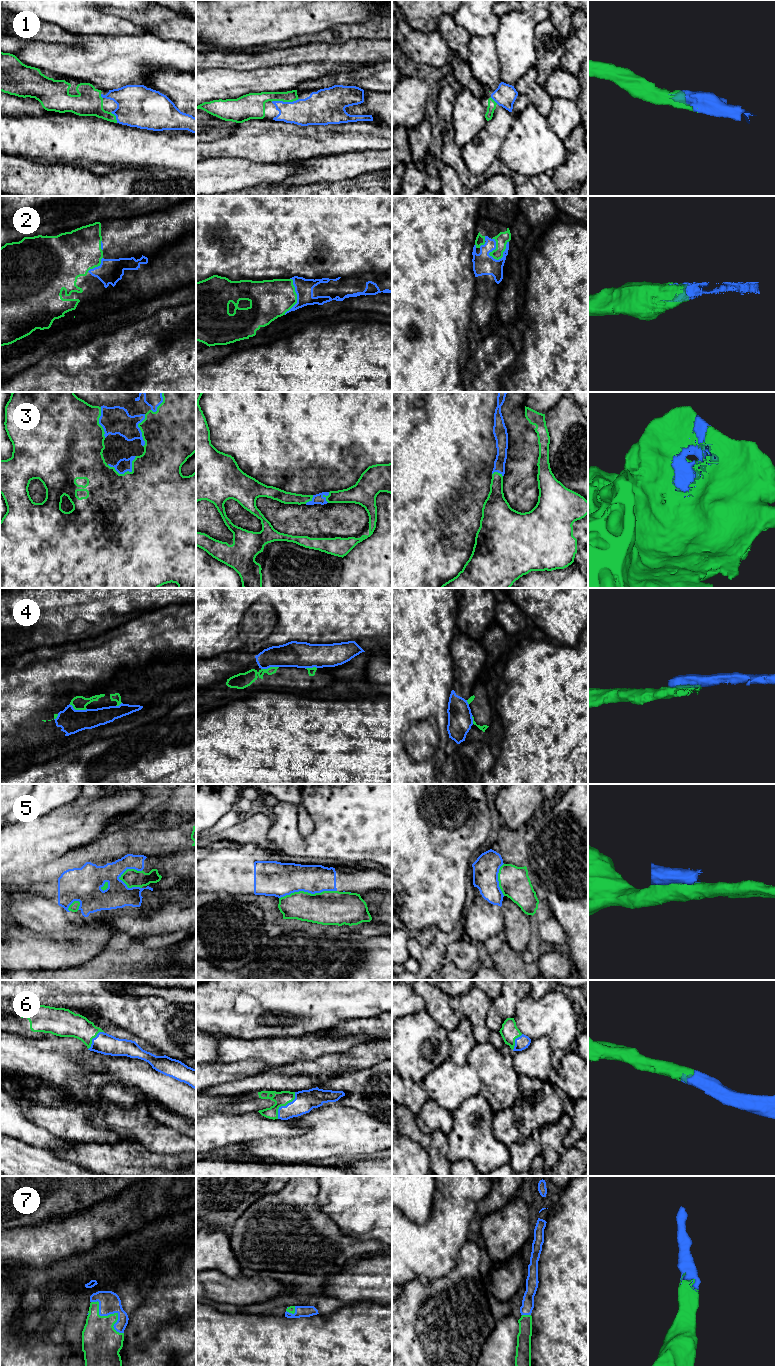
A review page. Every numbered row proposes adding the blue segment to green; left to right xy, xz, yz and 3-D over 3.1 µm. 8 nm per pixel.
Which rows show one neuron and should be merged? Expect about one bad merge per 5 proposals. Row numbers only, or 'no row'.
1, 2, 3, 6, 7

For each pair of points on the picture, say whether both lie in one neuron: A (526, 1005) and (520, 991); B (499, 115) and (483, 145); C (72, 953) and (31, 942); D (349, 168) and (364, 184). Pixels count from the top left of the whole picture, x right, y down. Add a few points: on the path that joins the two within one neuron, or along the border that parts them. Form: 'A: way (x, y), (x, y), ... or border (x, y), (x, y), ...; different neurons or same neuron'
A: border (528, 994), (517, 1003), (515, 1014), (512, 1017); different neurons
B: way (499, 122), (499, 126), (490, 138); same neuron
C: way (62, 952), (41, 951); same neuron
D: border (380, 171), (365, 172), (334, 182); different neurons

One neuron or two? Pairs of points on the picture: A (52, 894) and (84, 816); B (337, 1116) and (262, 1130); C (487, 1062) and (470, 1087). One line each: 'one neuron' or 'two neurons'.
A: two neurons
B: two neurons
C: two neurons

